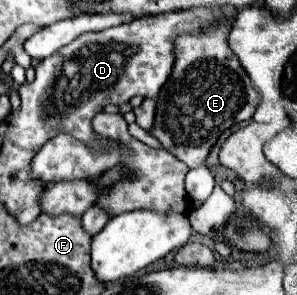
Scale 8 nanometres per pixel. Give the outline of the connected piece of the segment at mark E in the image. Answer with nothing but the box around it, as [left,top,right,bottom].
[150,18,258,168]

